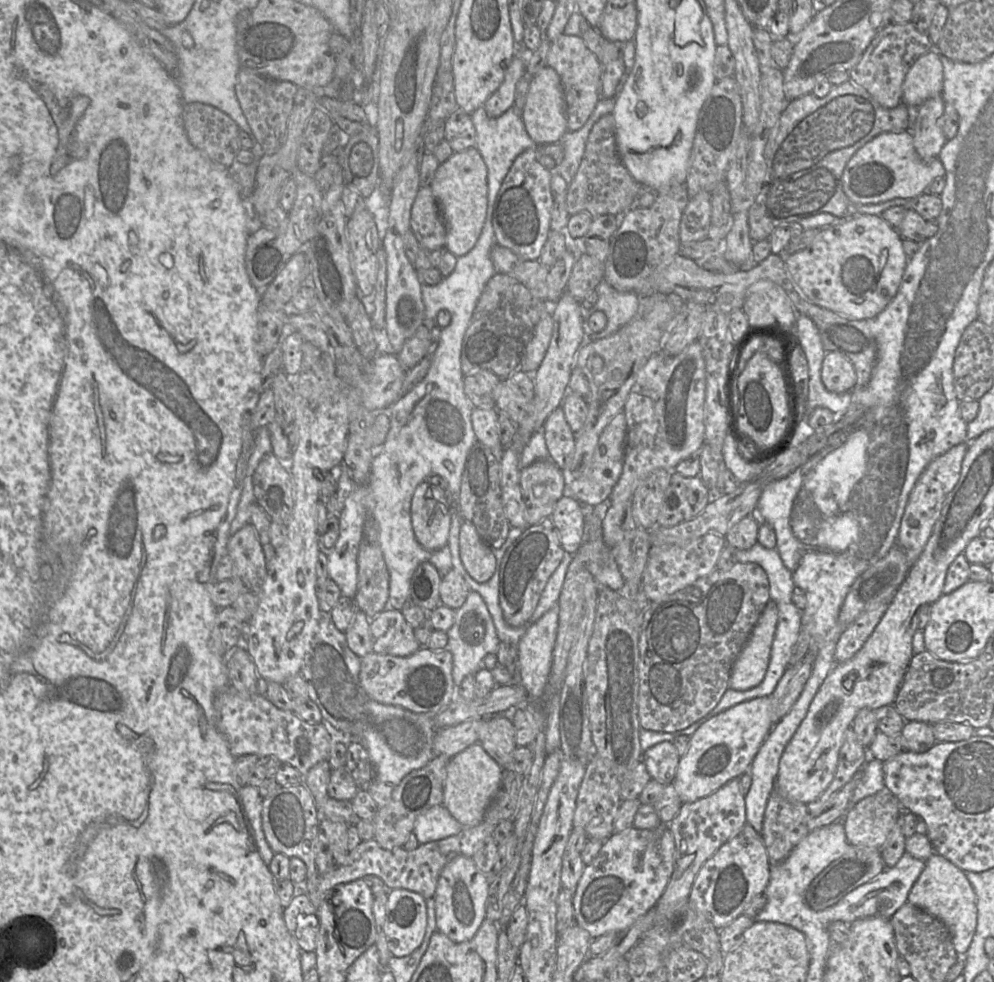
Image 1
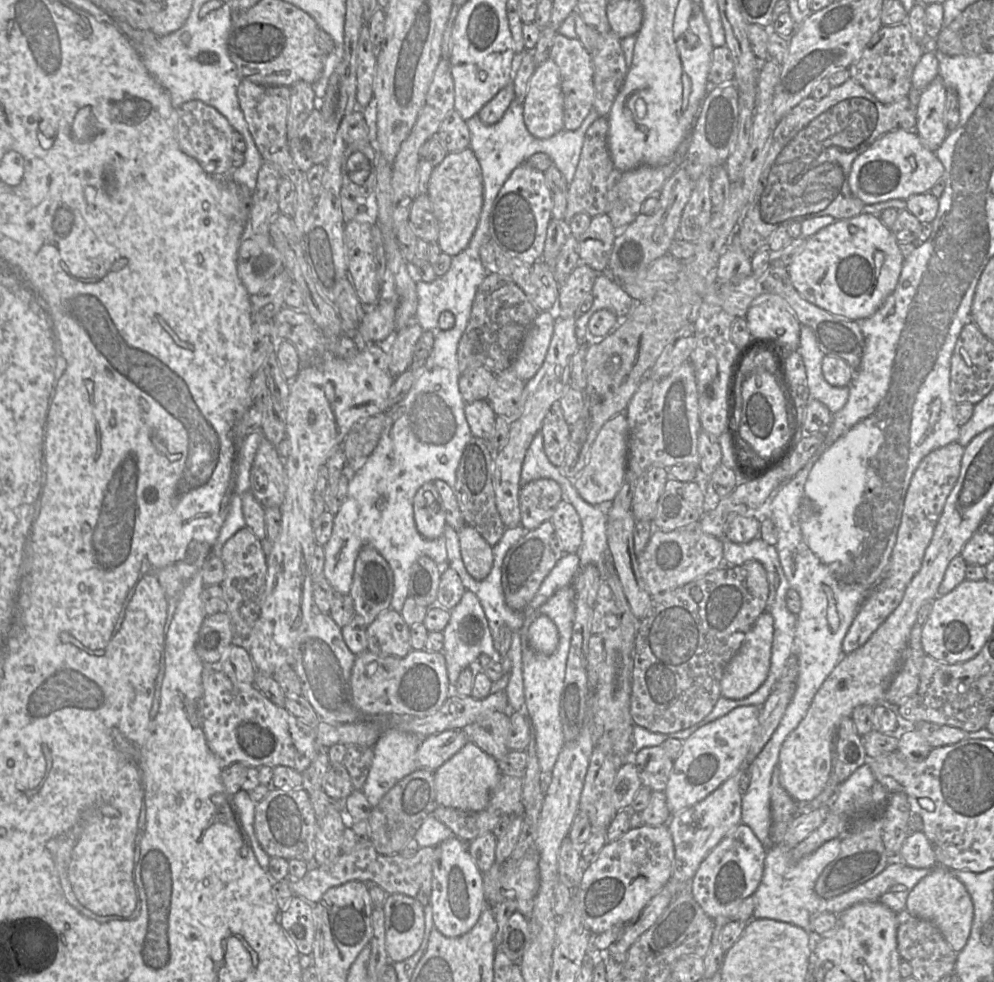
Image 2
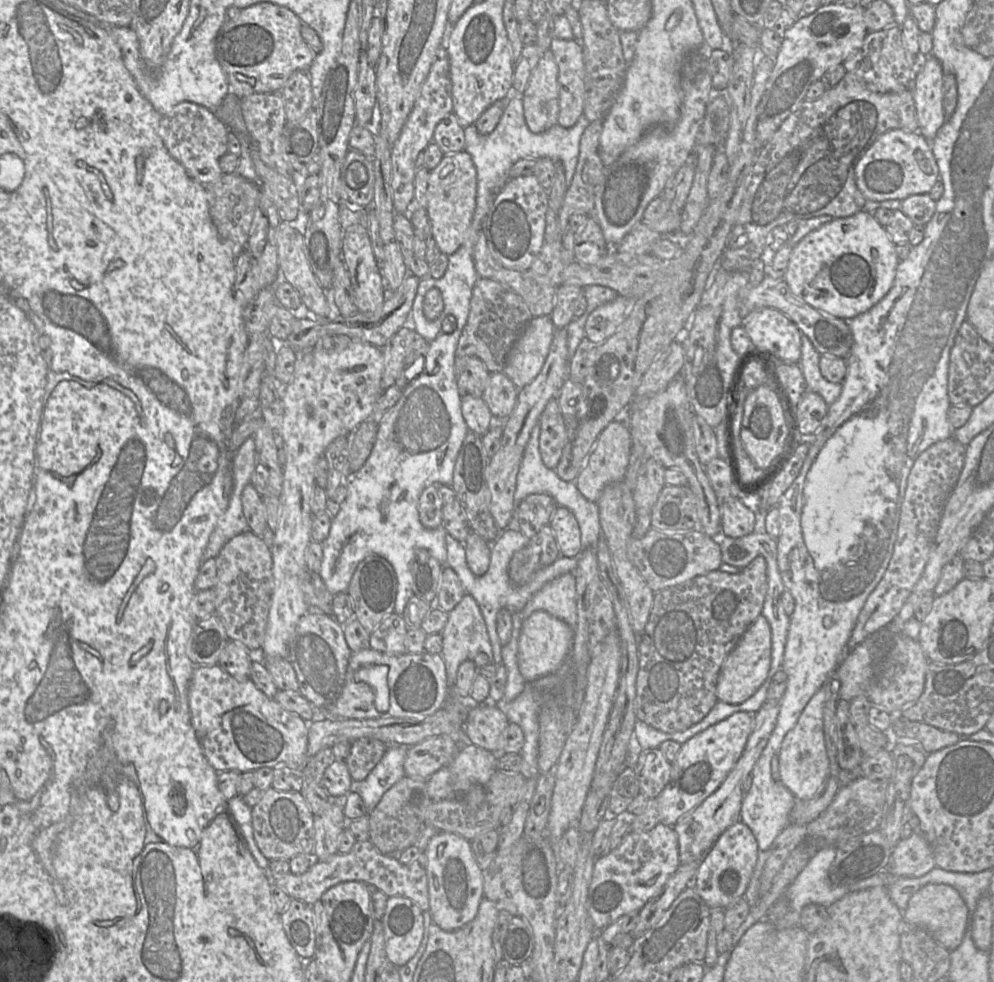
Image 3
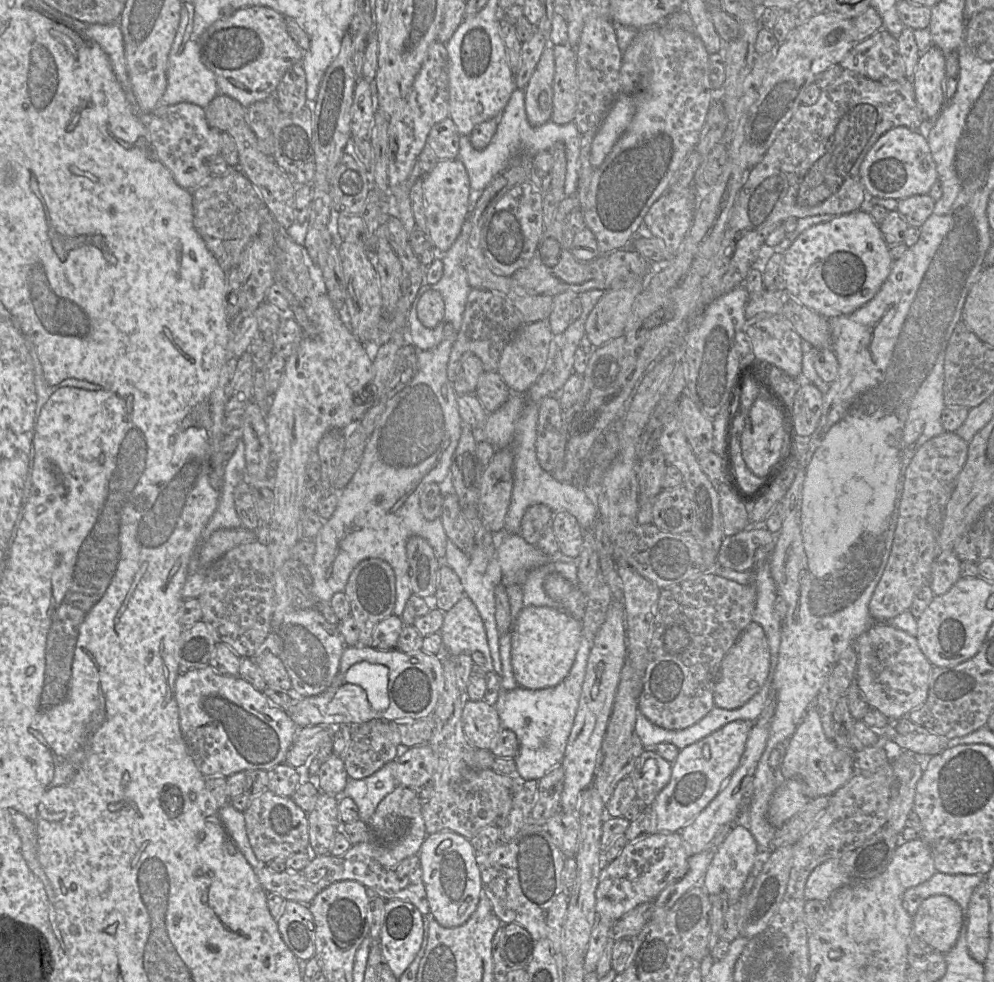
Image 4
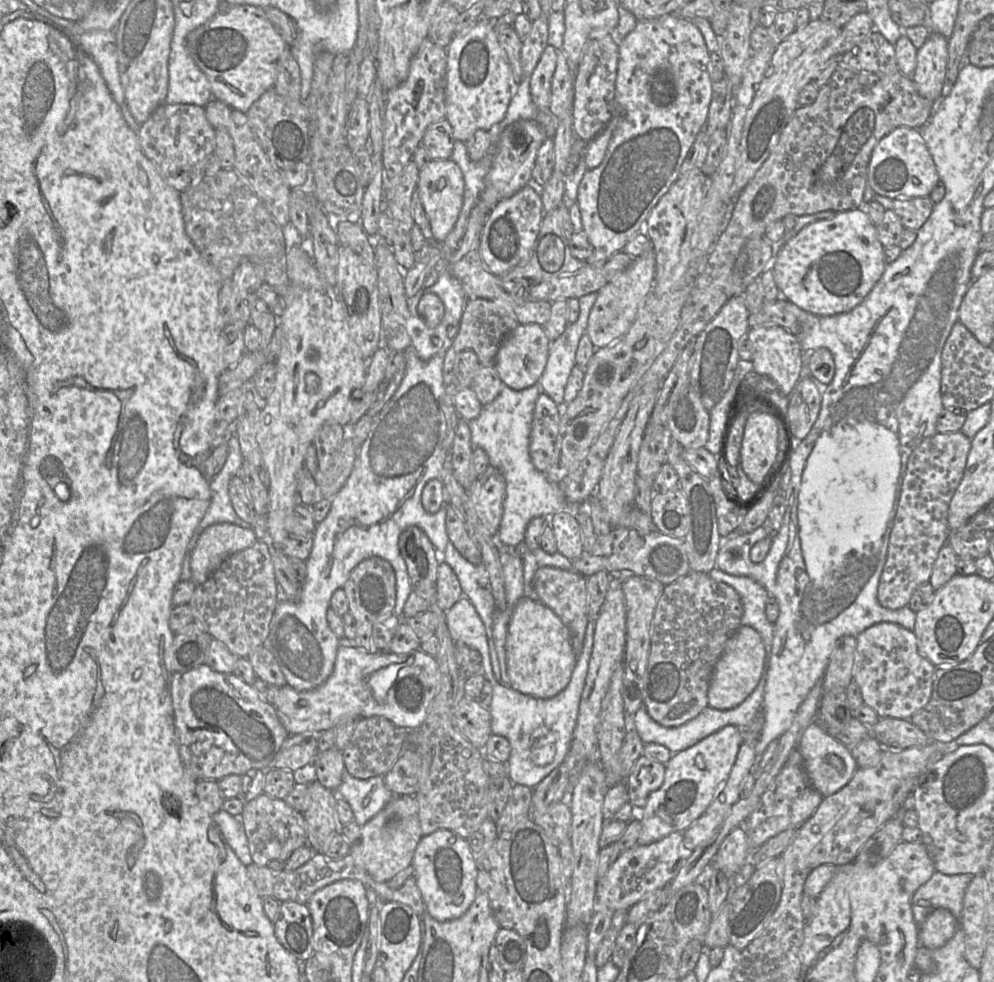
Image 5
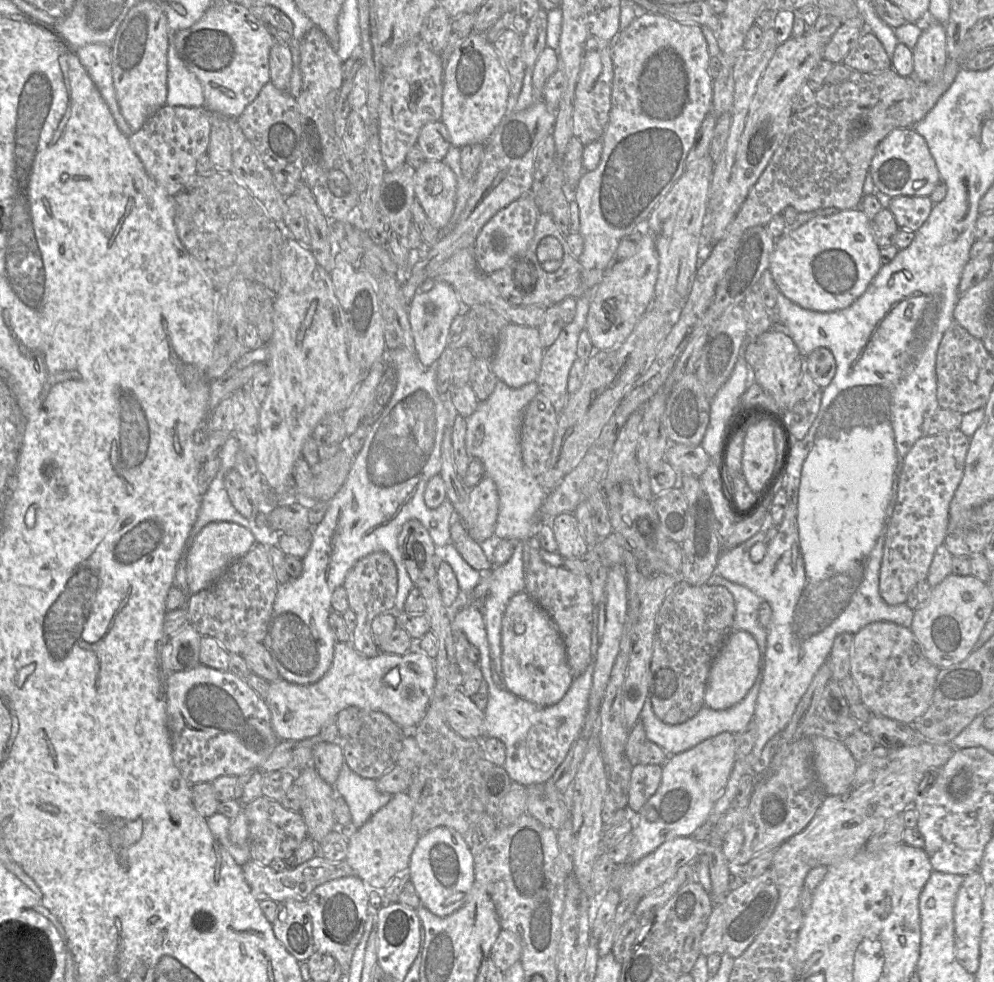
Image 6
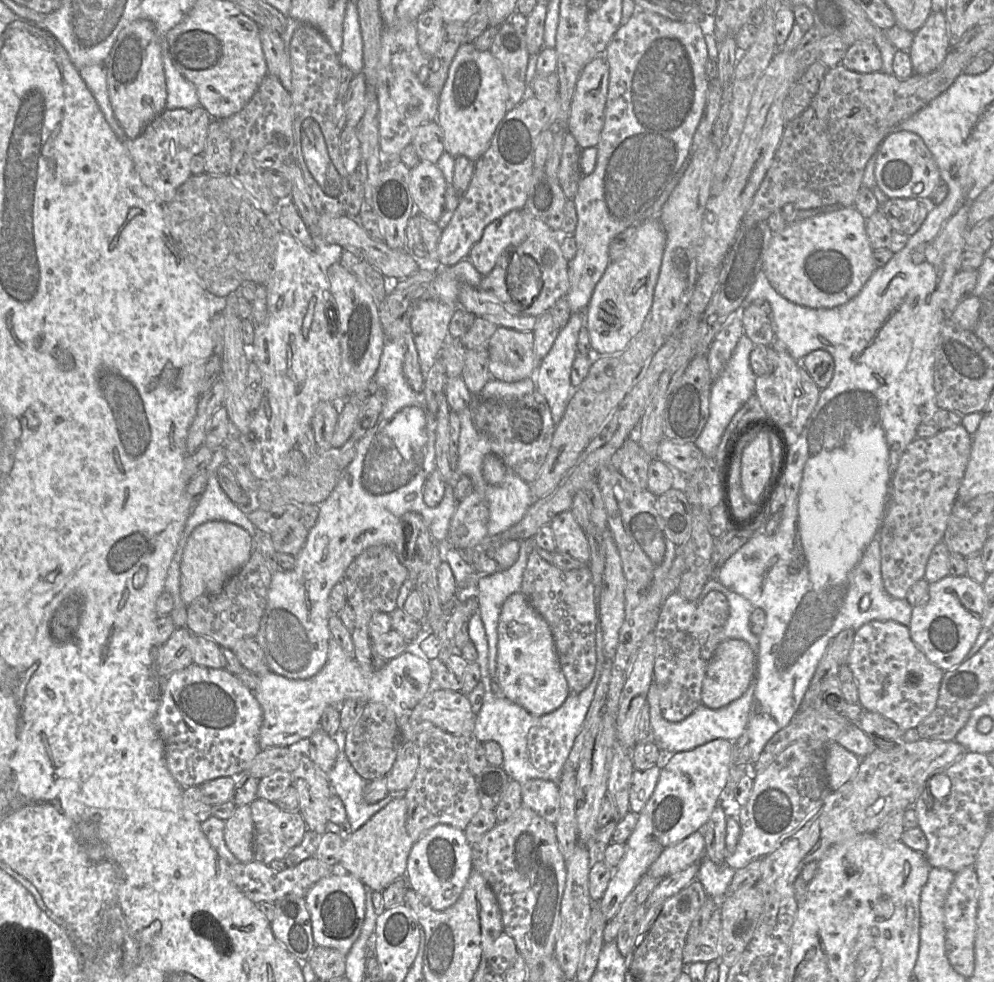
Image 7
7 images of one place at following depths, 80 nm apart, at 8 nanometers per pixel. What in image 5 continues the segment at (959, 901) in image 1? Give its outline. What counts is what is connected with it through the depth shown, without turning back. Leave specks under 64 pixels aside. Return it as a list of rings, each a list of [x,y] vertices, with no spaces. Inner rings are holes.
[[[945,908],[931,911],[919,926],[919,942],[929,949],[938,949],[955,935],[958,925],[956,917]]]

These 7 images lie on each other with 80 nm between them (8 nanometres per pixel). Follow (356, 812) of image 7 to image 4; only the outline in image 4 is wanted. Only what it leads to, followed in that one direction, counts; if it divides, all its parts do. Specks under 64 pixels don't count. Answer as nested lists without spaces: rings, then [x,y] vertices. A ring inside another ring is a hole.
[[[393,760],[366,778],[348,780],[342,795],[353,799],[360,820],[368,823],[382,799],[398,786],[395,766]]]

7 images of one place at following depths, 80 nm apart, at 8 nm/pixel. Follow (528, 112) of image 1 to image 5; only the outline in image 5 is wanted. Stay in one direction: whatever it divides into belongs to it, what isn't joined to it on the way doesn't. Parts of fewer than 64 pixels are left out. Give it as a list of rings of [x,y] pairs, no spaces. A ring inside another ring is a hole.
[[[548,45],[530,76],[530,94],[536,108],[549,112],[551,101],[551,81],[556,69],[557,49]]]

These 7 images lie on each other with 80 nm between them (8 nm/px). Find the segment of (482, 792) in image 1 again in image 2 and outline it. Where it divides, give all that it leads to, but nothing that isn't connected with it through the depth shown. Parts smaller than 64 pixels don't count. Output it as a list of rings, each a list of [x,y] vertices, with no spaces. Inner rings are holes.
[[[468,741],[458,753],[434,772],[436,801],[444,807],[480,812],[487,807],[501,774],[498,762],[476,744]]]

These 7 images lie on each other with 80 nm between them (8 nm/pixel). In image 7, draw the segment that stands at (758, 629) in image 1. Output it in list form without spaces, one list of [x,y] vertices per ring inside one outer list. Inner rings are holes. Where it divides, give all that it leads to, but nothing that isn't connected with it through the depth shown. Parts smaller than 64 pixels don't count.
[[[726,639],[715,649],[702,682],[701,703],[710,709],[718,709],[739,698],[748,689],[755,676],[753,650],[742,639]]]

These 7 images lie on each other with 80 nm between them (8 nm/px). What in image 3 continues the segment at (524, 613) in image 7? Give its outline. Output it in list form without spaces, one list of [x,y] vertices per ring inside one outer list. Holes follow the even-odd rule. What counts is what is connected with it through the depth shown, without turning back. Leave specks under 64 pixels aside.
[[[538,610],[522,621],[518,639],[518,667],[527,683],[556,673],[571,653],[574,630],[564,621]]]

